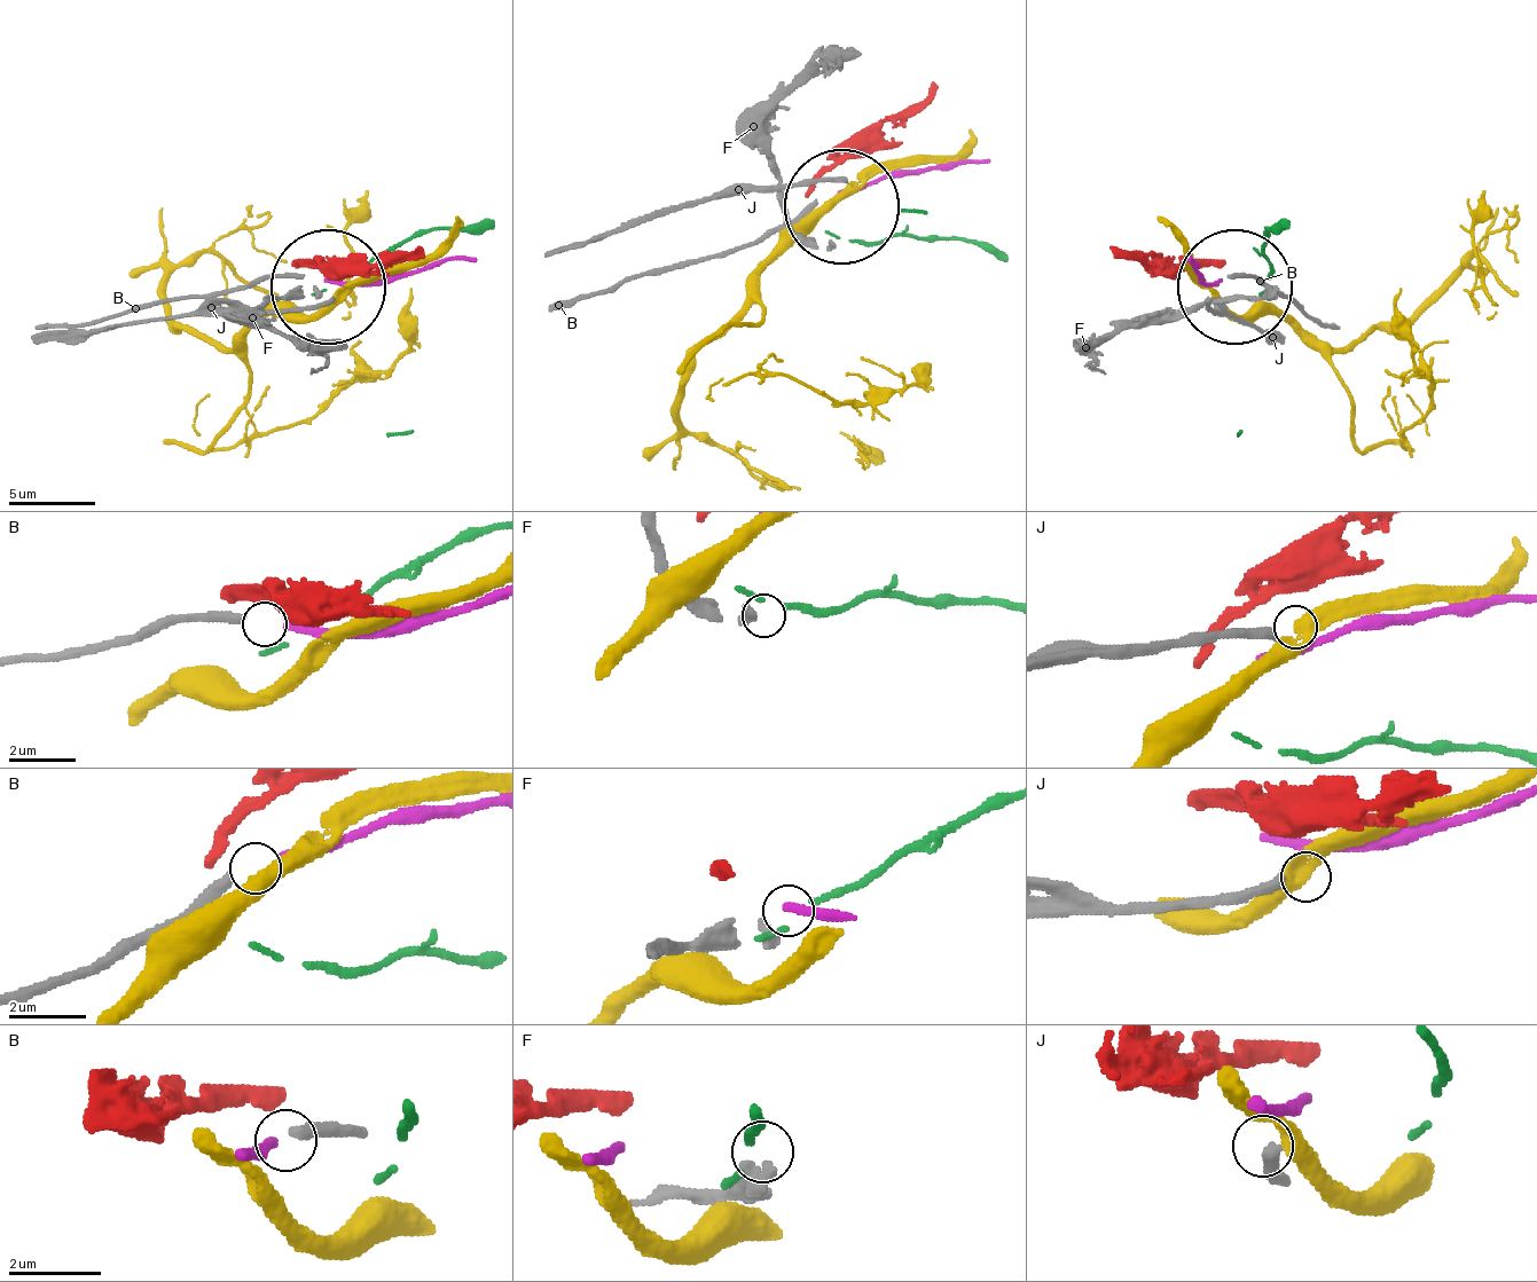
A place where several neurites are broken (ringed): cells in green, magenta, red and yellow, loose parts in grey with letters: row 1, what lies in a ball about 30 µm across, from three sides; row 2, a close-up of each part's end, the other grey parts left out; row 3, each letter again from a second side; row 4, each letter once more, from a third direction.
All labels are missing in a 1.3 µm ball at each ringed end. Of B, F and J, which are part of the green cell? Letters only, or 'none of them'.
none of them

